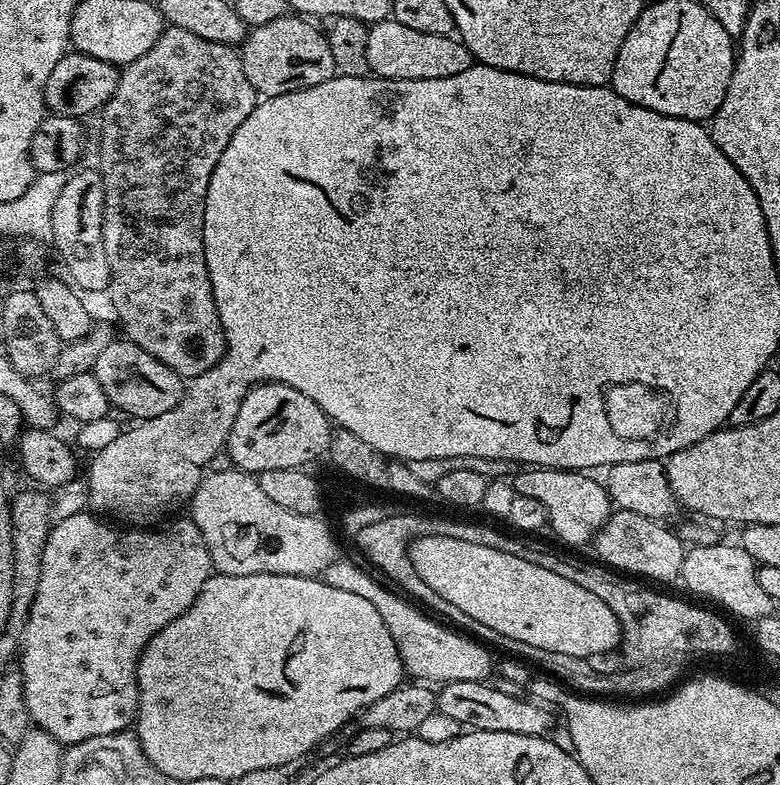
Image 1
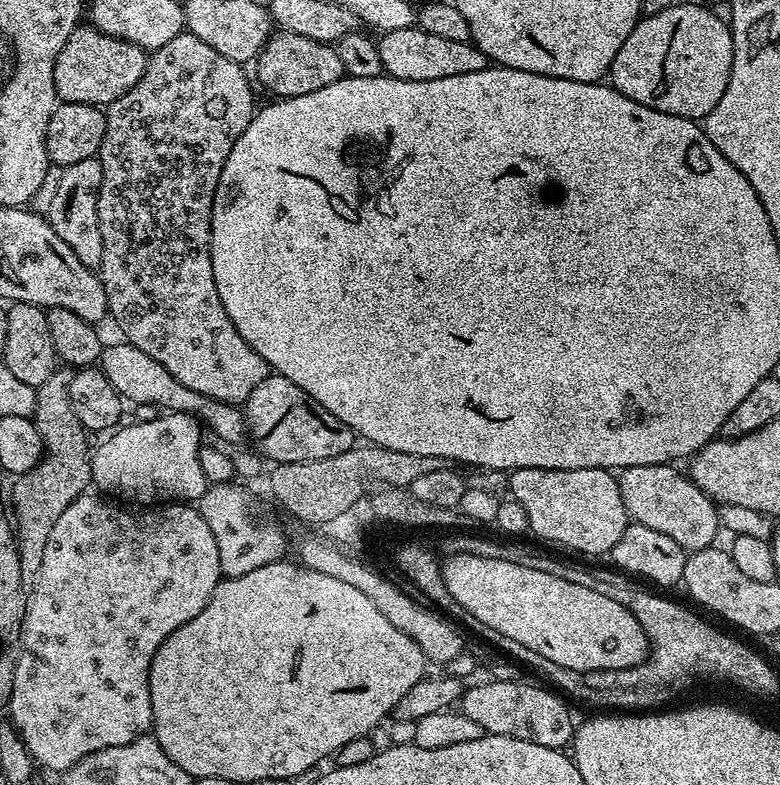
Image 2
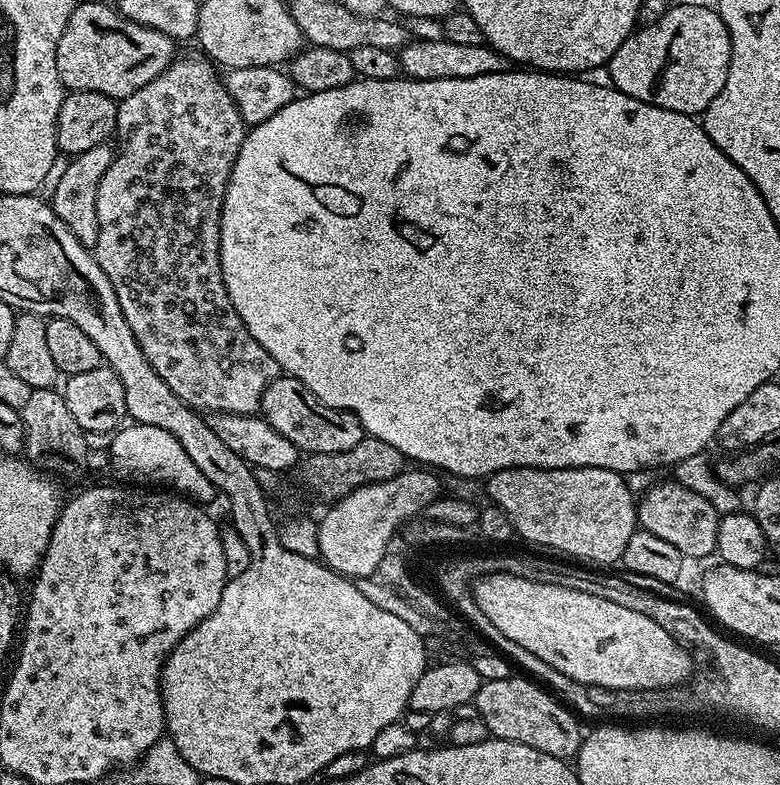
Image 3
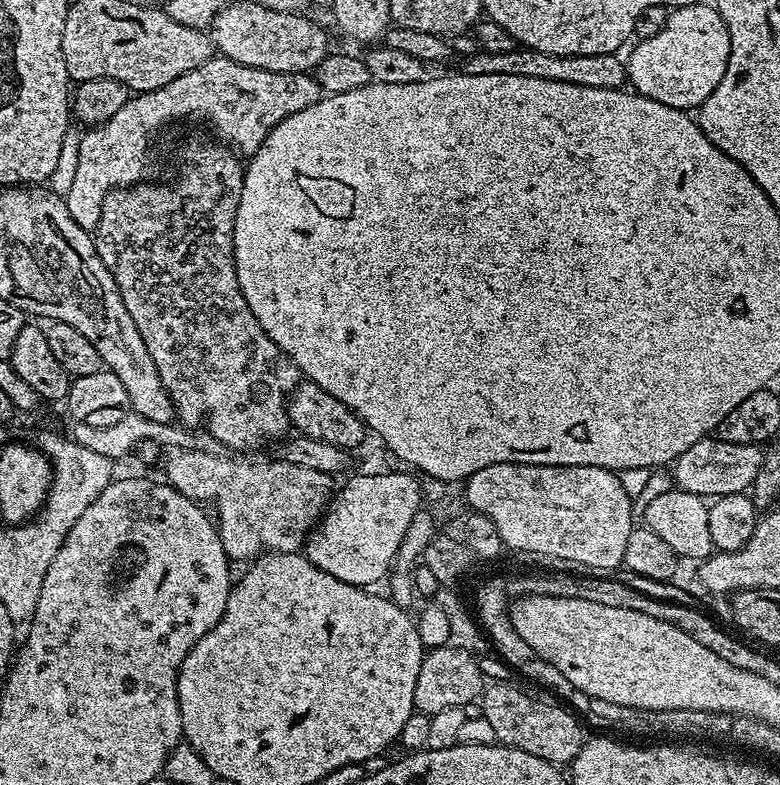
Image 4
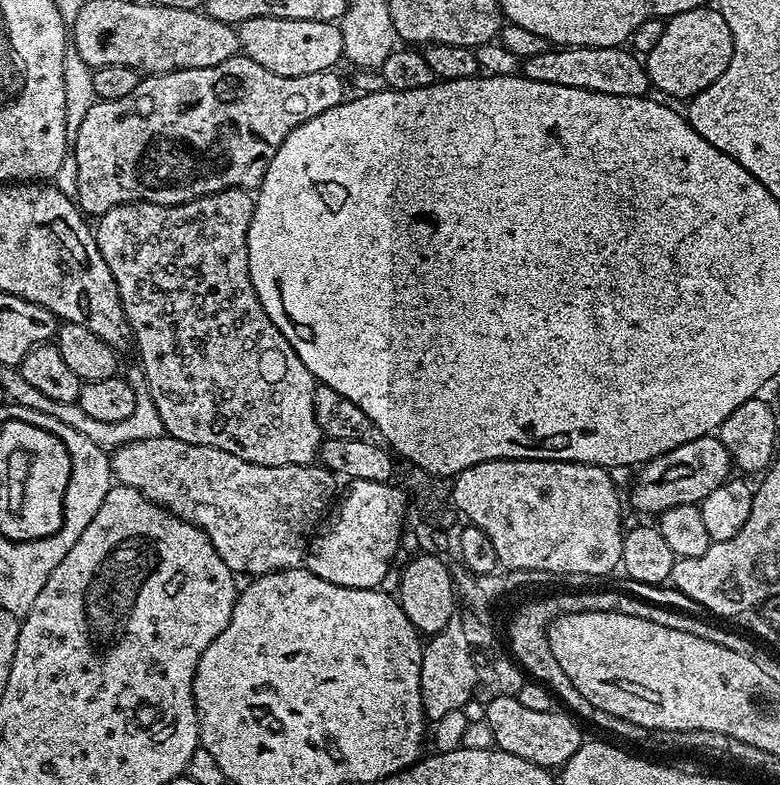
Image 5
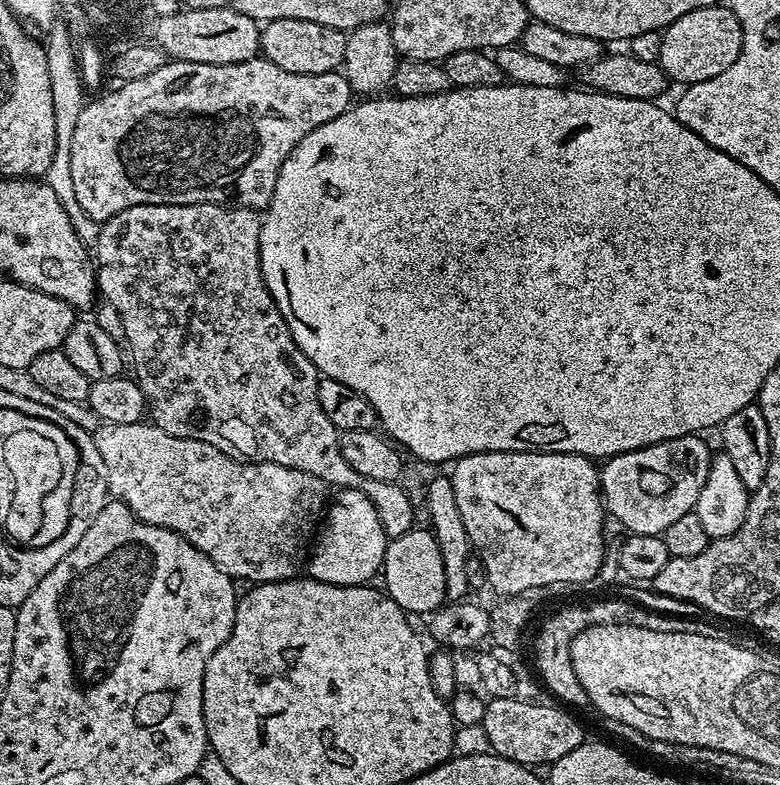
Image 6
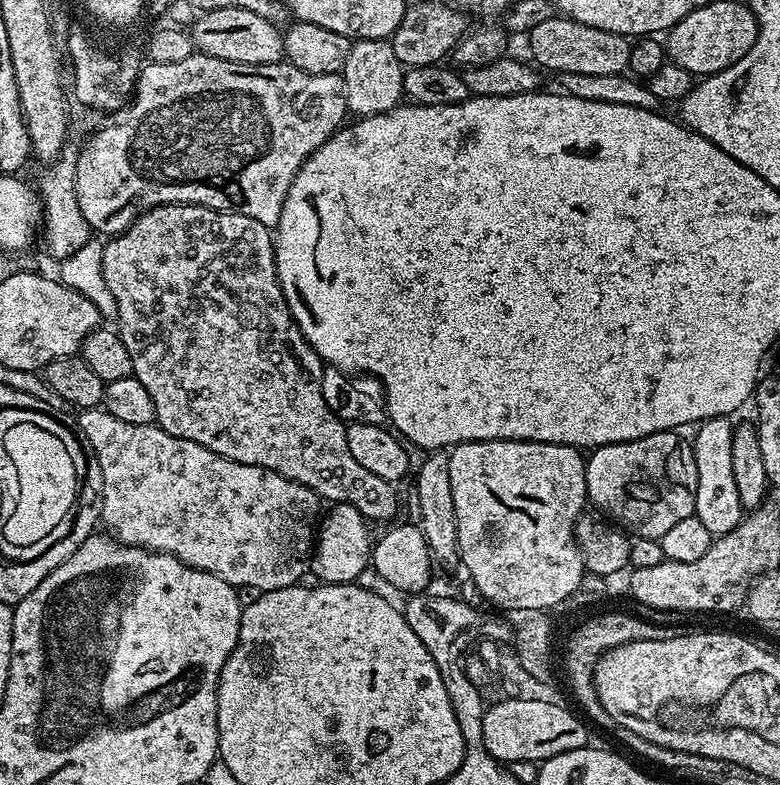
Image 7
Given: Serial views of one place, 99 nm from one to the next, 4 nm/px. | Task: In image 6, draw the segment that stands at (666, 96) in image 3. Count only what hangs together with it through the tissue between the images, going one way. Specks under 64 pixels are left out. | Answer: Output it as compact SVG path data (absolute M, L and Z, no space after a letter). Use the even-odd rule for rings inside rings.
M716 2L709 8L699 8L690 10L690 14L682 14L682 18L678 18L671 26L663 29L662 33L661 54L658 61L660 69L666 73L669 81L676 83L677 80L680 86L699 85L706 82L706 78L714 78L722 74L722 70L726 70L726 66L730 66L730 62L734 62L734 58L738 58L742 50L742 26L738 18L731 8L727 6L719 8L719 3Z

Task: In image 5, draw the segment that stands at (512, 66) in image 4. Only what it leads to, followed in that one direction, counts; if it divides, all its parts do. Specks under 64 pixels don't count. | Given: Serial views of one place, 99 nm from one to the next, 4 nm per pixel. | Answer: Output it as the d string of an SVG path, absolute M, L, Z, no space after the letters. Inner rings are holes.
M549 47L542 54L523 61L522 74L534 82L550 82L554 86L574 86L598 94L615 96L648 96L650 85L645 61L627 47L619 48L566 48Z

